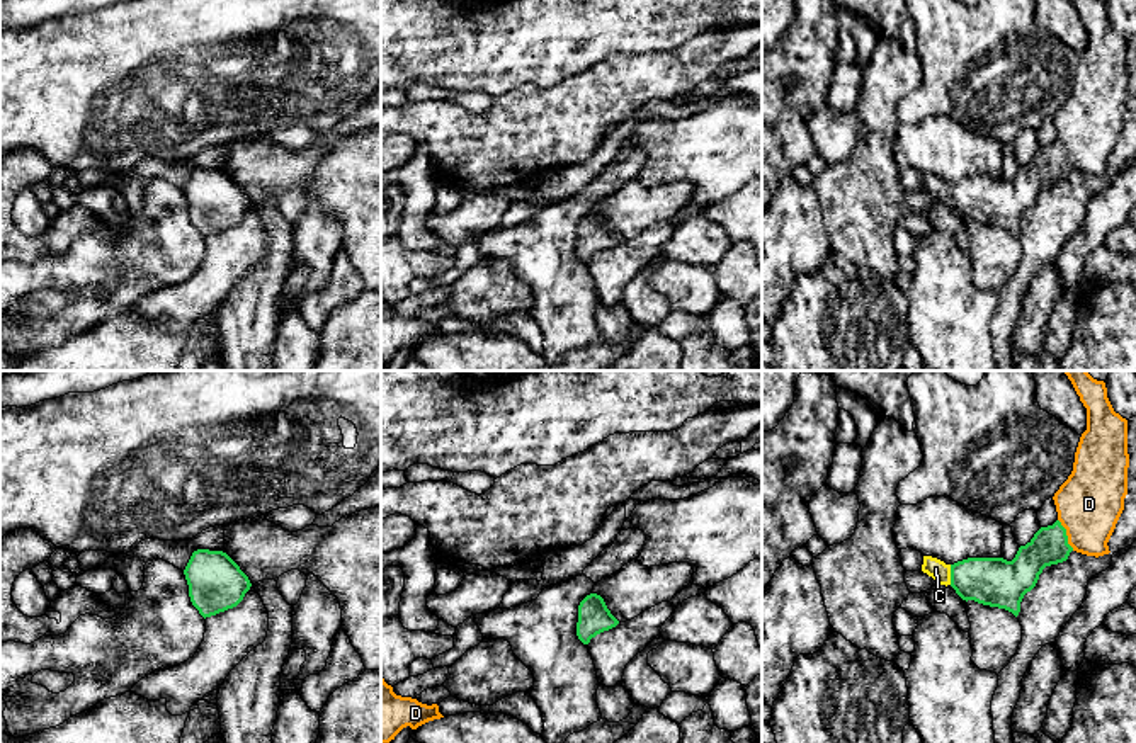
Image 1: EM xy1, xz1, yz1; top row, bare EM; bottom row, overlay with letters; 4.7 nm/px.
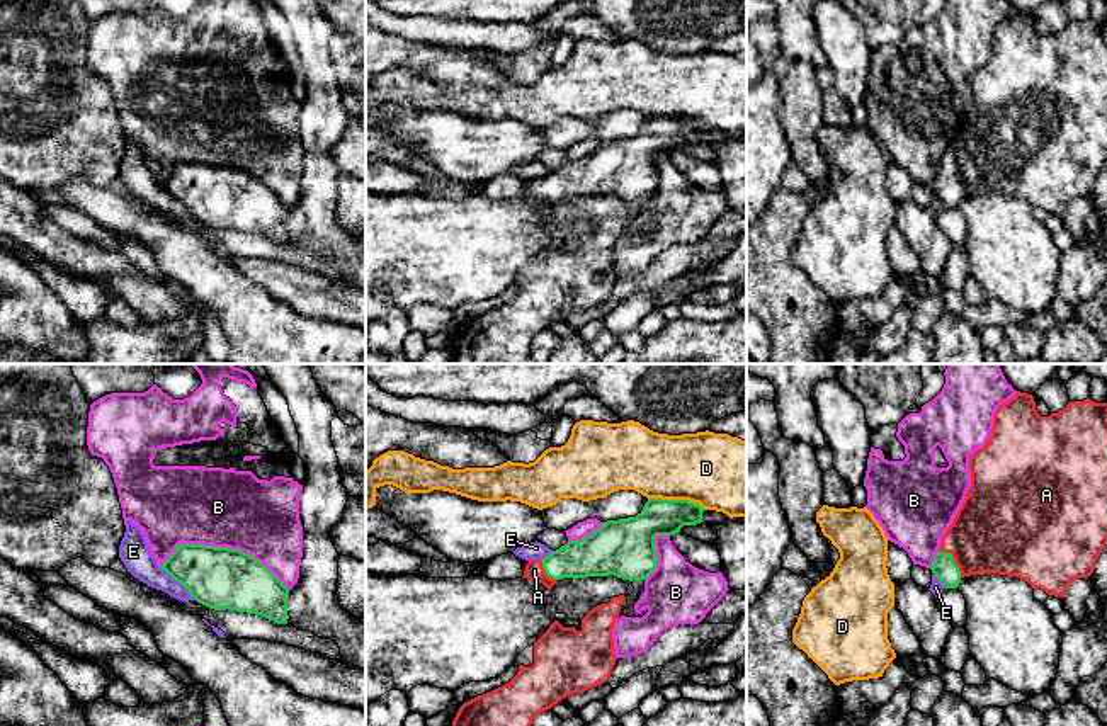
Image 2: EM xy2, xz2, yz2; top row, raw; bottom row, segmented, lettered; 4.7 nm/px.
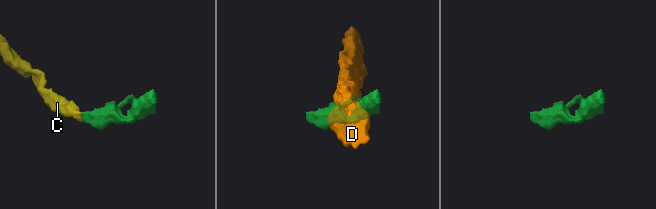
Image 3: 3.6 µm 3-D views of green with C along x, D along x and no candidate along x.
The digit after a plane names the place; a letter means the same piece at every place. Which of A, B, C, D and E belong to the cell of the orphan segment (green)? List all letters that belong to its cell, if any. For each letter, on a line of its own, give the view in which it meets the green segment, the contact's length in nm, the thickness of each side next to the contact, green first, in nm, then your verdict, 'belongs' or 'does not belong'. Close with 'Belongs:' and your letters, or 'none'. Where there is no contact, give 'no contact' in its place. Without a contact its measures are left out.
A: yz2 | 170 nm | 110/400 nm | belongs
B: xy2 | 650 nm | 300/380 nm | does not belong
C: yz1 | 100 nm | 240/90 nm | belongs
D: xz2 | 280 nm | 180/360 nm | does not belong
E: xy2 | 260 nm | 300/140 nm | does not belong
Belongs: A, C

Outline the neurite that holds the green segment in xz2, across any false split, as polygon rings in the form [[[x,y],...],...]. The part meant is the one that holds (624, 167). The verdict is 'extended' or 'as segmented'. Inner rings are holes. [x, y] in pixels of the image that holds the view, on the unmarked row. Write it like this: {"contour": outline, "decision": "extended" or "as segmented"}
{"contour": [[[650,117],[636,136],[602,141],[592,155],[568,160],[549,175],[529,180],[522,197],[548,209],[563,197],[614,194],[629,201],[646,199],[658,184],[655,156],[704,141],[704,129],[689,119]]], "decision": "extended"}

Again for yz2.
{"contour": [[[1017,10],[996,27],[991,54],[969,75],[969,90],[971,105],[930,185],[944,207],[957,207],[964,196],[998,192],[1063,216],[1073,199],[1093,192],[1107,163],[1107,22],[1070,20],[1058,32],[1041,36],[1034,15]]], "decision": "extended"}

